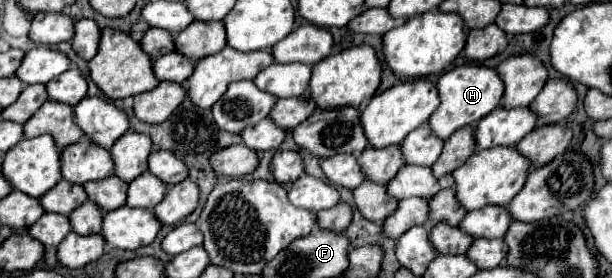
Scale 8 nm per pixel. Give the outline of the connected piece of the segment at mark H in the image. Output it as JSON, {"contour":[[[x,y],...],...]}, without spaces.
{"contour":[[[460,65],[454,67],[450,71],[446,71],[440,79],[438,79],[438,97],[440,97],[440,105],[438,109],[430,115],[428,119],[428,127],[430,131],[446,141],[456,129],[462,129],[466,125],[474,125],[478,123],[482,117],[486,117],[492,109],[498,107],[502,93],[504,93],[504,83],[498,77],[498,73],[490,67],[482,67],[482,65]]]}

